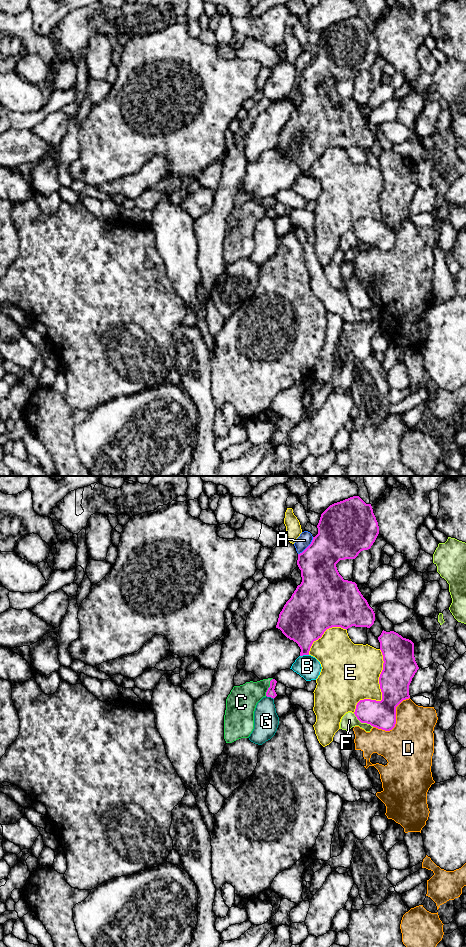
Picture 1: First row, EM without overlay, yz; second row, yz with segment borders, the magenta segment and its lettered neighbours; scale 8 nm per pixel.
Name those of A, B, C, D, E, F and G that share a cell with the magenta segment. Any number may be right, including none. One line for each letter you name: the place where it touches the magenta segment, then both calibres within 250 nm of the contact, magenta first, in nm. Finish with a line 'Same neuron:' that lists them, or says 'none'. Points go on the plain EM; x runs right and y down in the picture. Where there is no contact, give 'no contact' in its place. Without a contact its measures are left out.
C: contact yz (269, 207); calibres 70 and 240 nm
Same neuron: C

